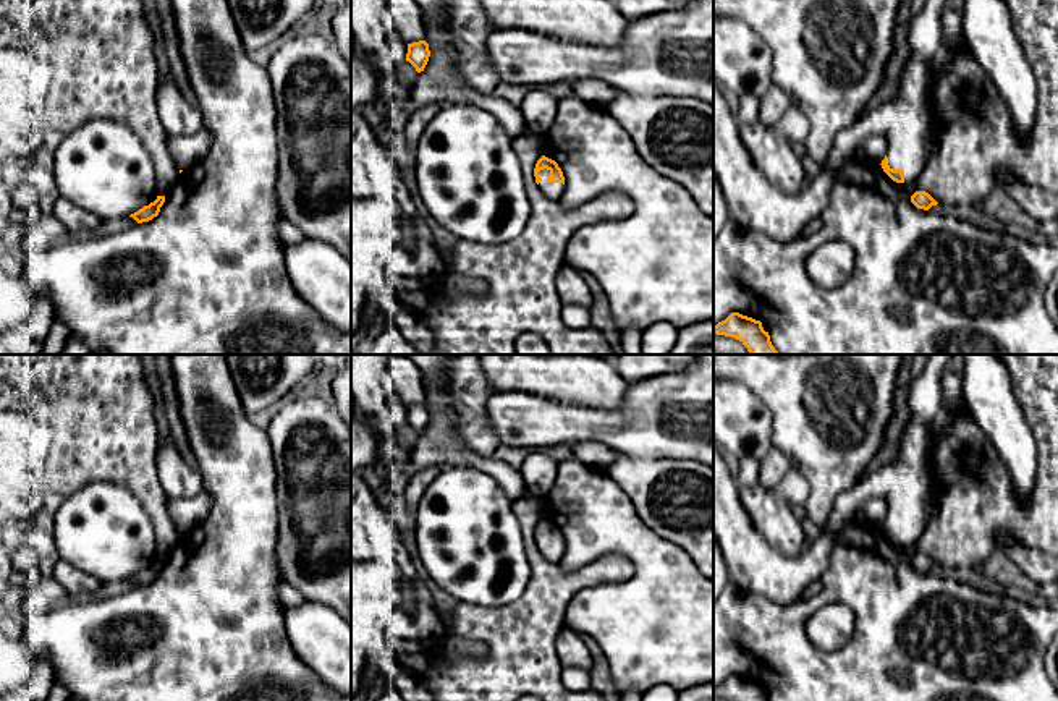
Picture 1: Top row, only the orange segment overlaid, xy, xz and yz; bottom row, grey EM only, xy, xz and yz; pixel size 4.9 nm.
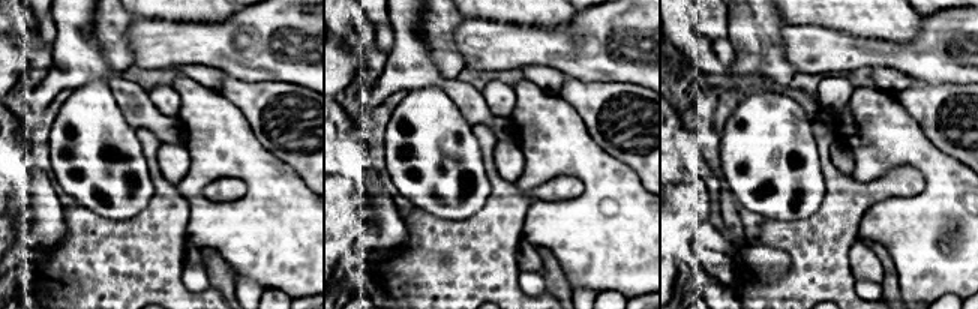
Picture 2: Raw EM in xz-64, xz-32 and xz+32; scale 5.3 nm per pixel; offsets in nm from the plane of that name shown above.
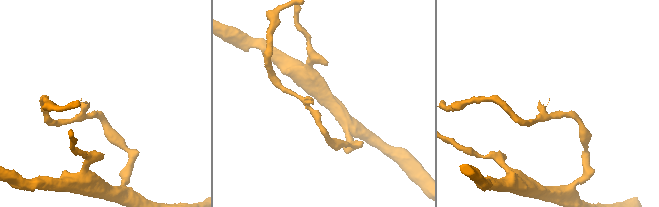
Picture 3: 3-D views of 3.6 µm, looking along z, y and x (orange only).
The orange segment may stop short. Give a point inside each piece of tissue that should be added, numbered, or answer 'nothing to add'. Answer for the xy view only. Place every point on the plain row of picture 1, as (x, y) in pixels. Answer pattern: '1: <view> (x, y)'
nothing to add

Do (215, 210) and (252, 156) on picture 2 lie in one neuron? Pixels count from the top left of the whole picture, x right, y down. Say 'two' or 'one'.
one

